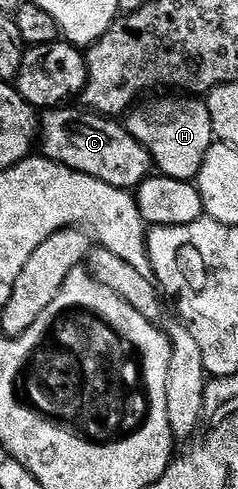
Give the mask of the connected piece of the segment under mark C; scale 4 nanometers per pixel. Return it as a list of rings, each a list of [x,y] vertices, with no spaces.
[[[50,108],[40,118],[40,154],[56,164],[72,168],[84,176],[104,180],[112,188],[133,191],[152,173],[150,154],[121,121],[106,118],[85,108]]]

